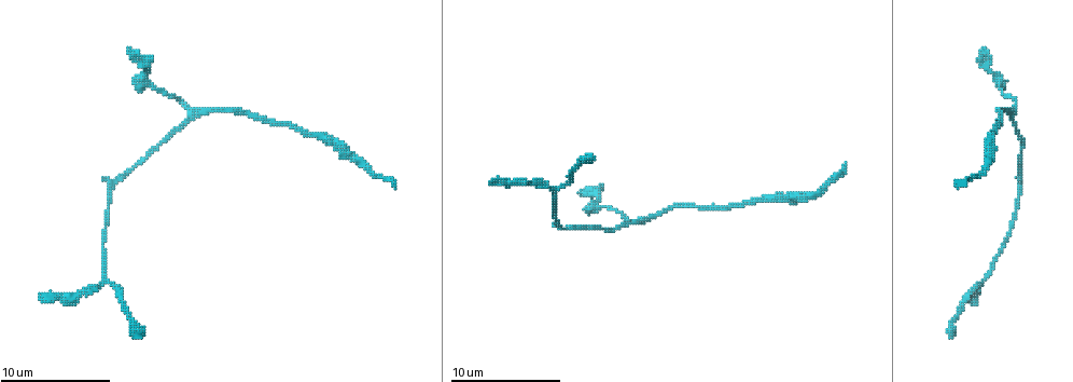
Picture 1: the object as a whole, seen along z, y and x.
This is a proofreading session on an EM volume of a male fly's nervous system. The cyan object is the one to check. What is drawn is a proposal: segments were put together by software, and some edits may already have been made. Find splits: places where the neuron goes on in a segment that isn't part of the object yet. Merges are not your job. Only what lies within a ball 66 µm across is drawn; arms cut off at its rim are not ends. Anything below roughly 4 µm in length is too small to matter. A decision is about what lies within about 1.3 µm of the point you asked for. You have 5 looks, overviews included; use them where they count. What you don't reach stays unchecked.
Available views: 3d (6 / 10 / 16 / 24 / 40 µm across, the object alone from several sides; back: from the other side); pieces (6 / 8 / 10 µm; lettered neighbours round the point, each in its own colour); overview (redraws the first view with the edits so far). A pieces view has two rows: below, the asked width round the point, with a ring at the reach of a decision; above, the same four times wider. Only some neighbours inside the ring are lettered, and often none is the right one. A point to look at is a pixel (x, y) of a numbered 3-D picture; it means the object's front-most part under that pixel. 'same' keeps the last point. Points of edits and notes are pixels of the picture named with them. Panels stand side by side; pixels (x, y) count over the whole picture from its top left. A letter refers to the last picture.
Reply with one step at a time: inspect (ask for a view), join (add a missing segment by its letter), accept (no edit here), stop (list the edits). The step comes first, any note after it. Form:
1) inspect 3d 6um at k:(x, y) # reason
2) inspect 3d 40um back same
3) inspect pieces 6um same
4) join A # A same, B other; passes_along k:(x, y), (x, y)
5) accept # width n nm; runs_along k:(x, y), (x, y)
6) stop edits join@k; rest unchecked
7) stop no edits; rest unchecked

inspect pieces 6um at 1:(130, 51) # free end

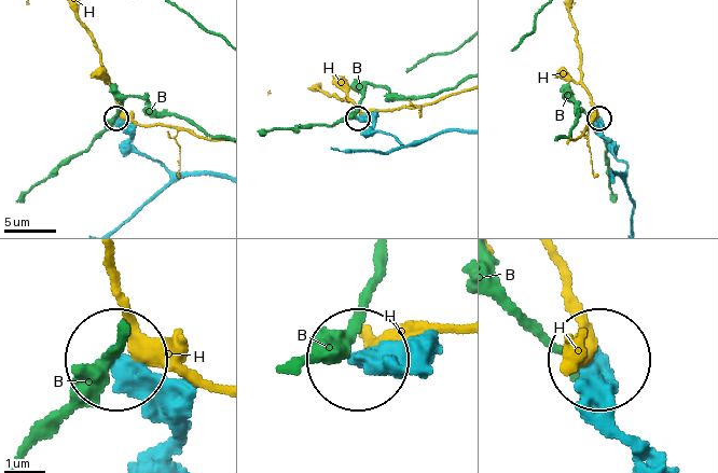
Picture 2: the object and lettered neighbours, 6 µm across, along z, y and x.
accept # width 390 nm; B other, H other; runs_along 2:(612, 419), (603, 361); no lettered segment goes on from it

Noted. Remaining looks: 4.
inspect pieces 8um at 1:(950, 336) # end of a long branch

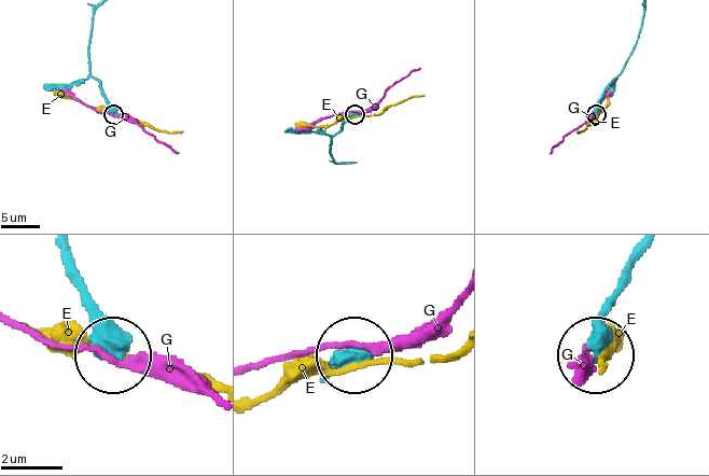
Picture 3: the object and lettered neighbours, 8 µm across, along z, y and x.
accept # width 530 nm; E other, G other; runs_along 3:(95, 11), (88, 47), (89, 72), (112, 112); none of them fits

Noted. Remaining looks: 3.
inspect pieces 6um at 1:(42, 297) # free end

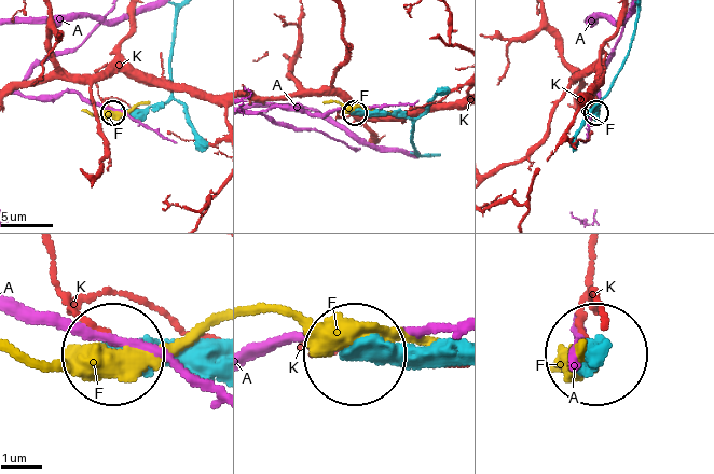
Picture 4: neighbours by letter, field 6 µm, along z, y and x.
accept # A other, F other, K other; runs_along 4:(180, 10), (169, 60), (168, 97), (141, 110), (113, 111); none of them fits

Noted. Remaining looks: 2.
stop no edits; rest unchecked

